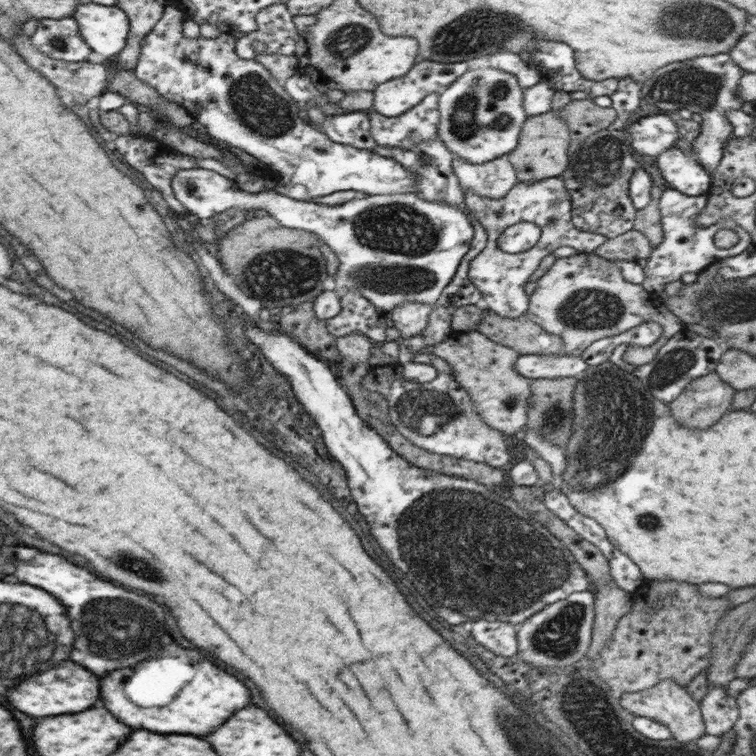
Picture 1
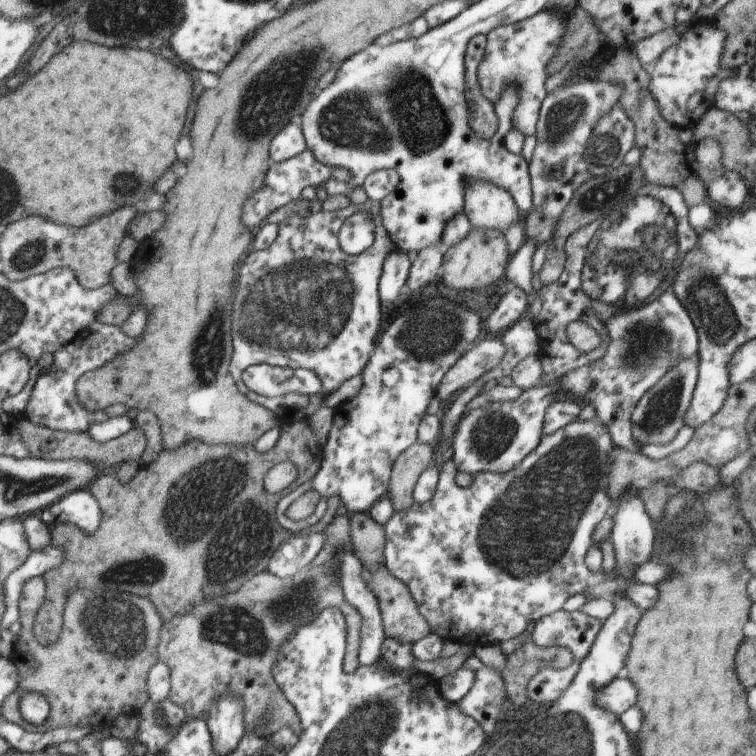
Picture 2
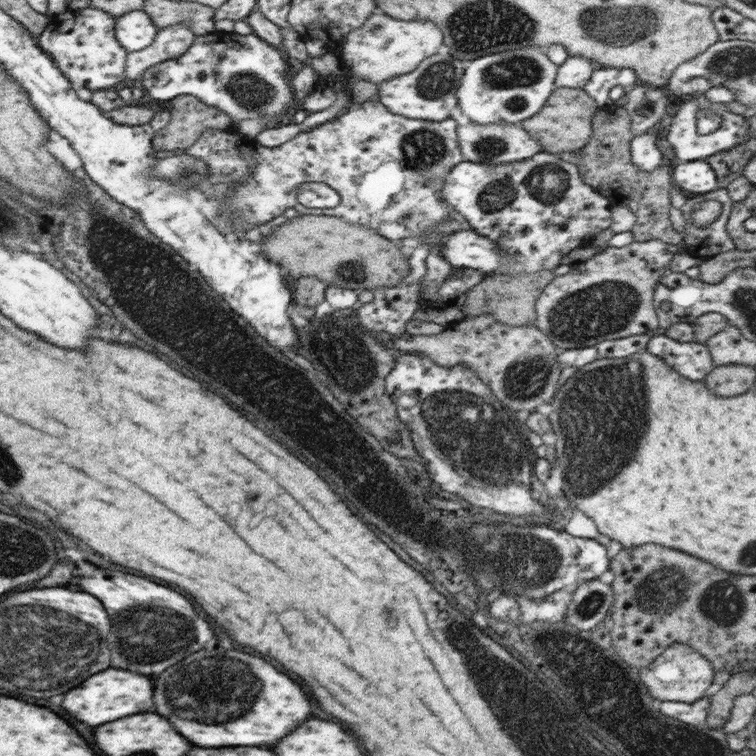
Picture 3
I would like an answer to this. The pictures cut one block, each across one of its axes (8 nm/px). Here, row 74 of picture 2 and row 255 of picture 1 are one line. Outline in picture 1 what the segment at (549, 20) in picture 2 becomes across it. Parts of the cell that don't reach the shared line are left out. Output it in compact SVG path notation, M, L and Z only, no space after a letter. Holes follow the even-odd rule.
M558 177L517 182L502 198L480 196L471 190L464 192L464 196L468 210L487 232L485 249L469 263L469 278L481 292L488 309L504 318L518 318L527 311L529 296L524 292L524 286L545 256L560 246L572 246L579 253L590 253L607 241L602 234L582 231L573 225L573 203L564 187L564 181ZM518 222L532 222L539 226L539 241L532 248L518 254L502 251L497 247L498 237L506 228Z

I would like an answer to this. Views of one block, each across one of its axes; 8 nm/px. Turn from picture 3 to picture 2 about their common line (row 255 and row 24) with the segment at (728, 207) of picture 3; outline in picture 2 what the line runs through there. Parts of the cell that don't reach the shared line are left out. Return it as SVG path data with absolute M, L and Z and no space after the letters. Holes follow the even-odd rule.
M711 19L692 22L690 28L680 36L680 42L670 46L649 67L650 94L654 96L660 116L678 129L691 128L714 107L716 90L726 76L732 76L736 67L730 70L720 68L720 56L724 52L726 32L716 28Z

